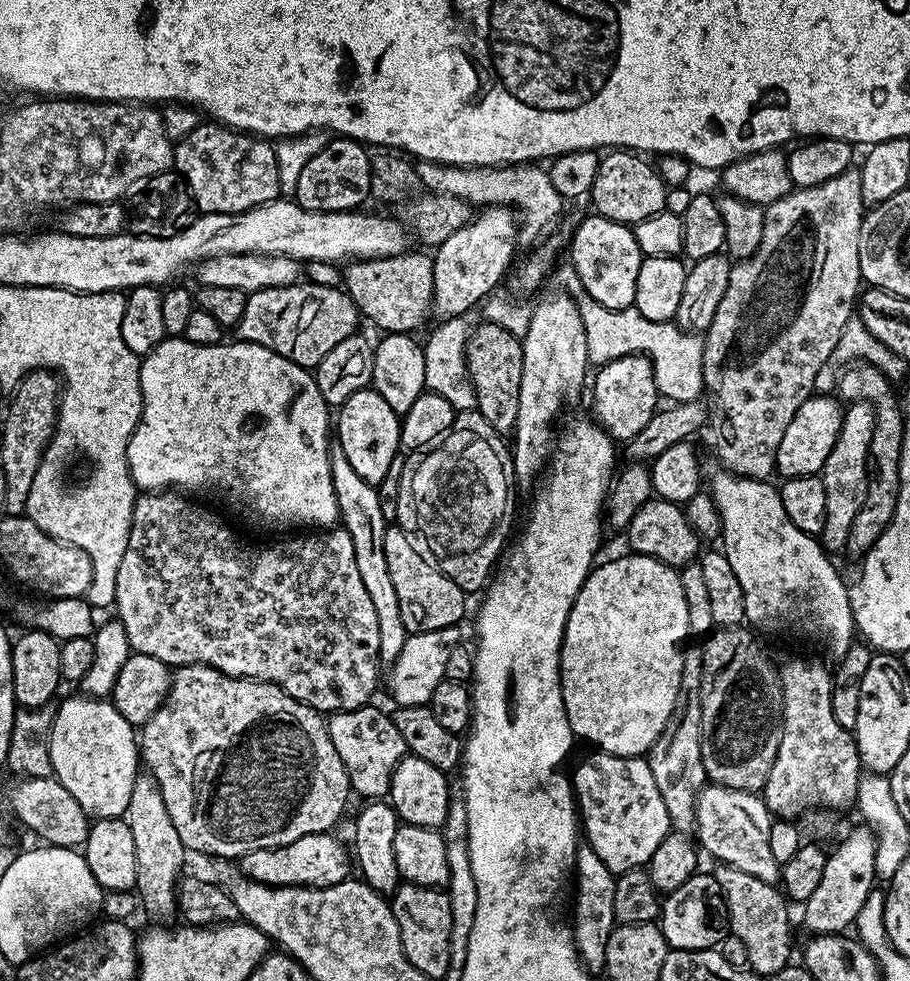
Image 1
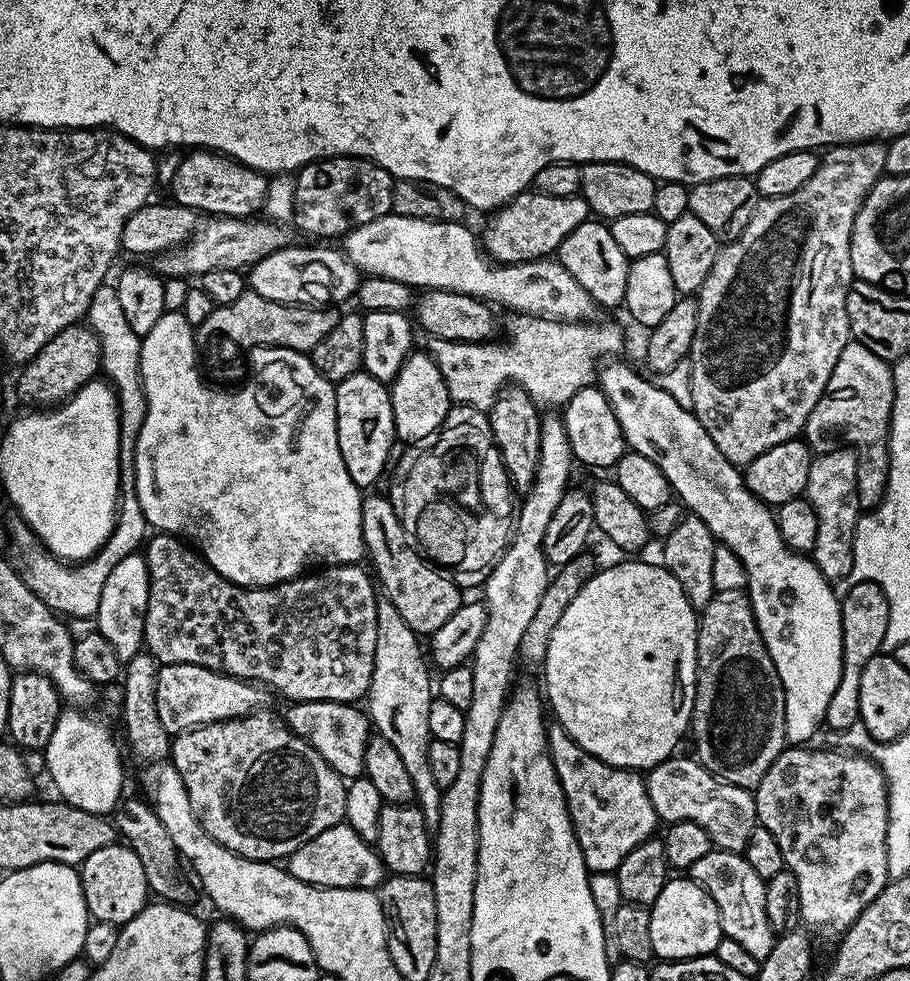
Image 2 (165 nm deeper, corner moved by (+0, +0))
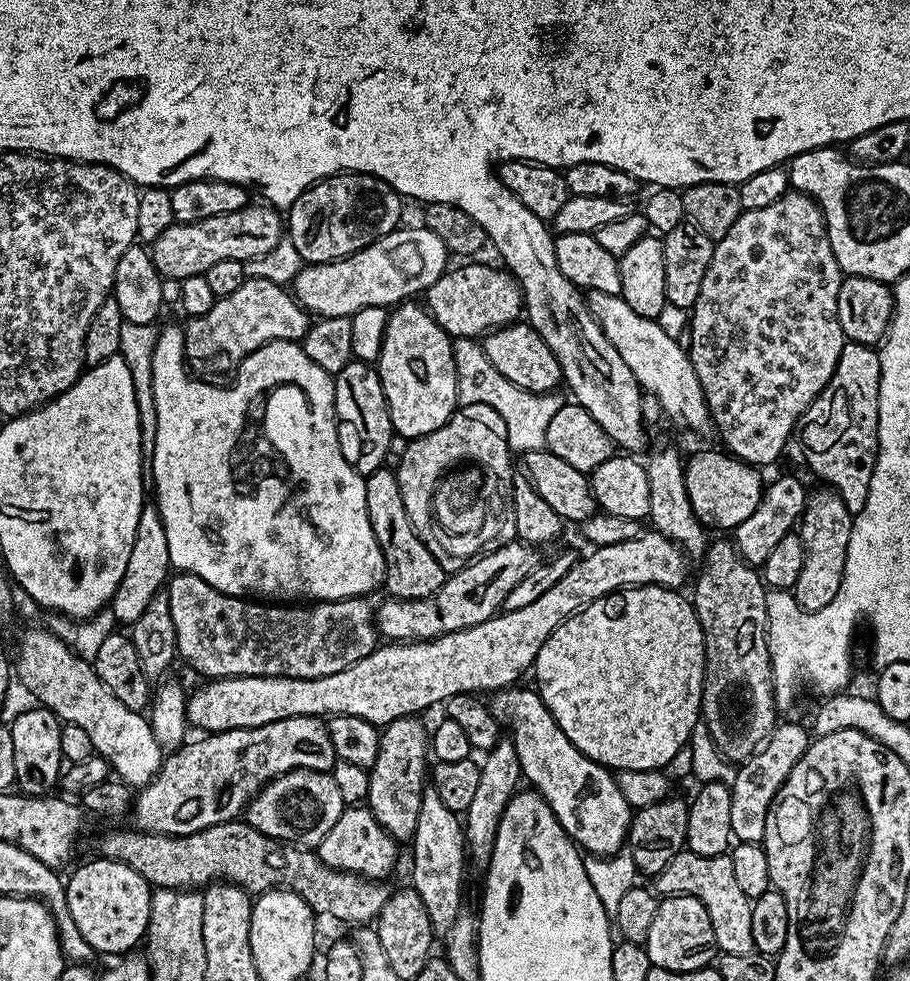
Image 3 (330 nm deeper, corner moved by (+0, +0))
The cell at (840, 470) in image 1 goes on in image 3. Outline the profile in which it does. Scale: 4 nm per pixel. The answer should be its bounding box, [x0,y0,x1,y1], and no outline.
[794,486,853,614]

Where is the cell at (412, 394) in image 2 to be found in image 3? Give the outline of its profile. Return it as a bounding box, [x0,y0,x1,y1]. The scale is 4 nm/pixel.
[378,302,458,438]

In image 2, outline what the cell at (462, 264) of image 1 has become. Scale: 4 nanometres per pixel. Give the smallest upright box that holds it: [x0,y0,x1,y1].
[482,190,590,264]

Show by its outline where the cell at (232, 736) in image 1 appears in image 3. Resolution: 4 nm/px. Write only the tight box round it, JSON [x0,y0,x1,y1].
[246,768,346,850]

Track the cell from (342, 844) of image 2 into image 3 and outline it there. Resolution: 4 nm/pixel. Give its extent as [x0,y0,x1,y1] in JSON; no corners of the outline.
[318,806,397,882]

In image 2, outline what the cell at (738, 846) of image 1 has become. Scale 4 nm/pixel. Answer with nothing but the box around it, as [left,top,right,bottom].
[644,755,758,853]

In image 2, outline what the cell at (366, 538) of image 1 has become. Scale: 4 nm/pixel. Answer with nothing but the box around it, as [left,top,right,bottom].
[366,599,442,830]

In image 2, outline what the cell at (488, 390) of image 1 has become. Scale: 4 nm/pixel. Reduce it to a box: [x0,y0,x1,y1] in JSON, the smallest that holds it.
[486,386,542,494]

